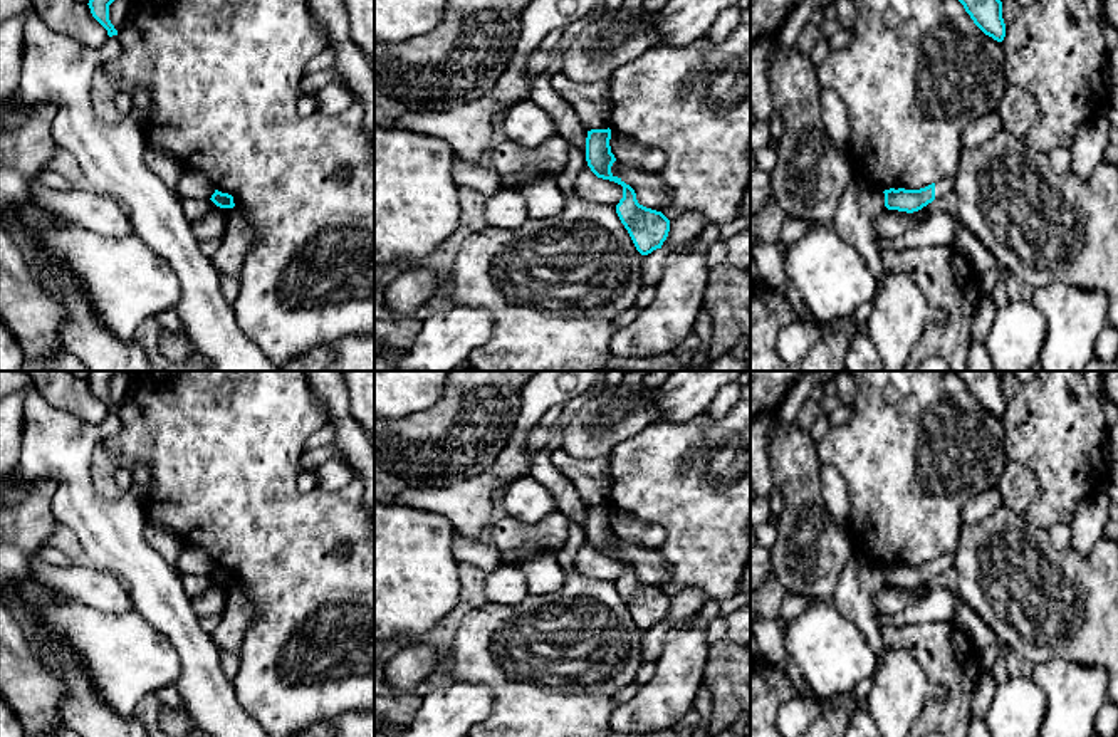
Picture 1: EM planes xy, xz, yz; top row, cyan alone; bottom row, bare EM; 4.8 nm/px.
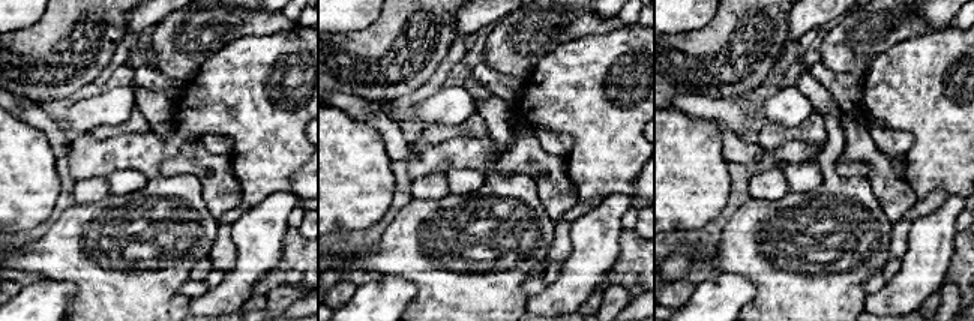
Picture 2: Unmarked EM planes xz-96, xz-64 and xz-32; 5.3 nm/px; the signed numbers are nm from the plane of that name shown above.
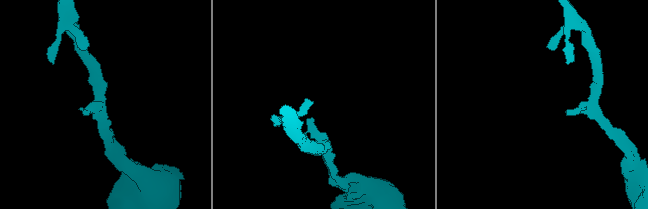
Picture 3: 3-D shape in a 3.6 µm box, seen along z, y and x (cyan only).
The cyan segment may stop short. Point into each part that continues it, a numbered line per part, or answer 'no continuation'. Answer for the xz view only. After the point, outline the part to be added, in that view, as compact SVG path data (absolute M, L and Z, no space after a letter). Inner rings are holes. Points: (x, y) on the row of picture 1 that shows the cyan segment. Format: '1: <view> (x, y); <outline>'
no continuation

